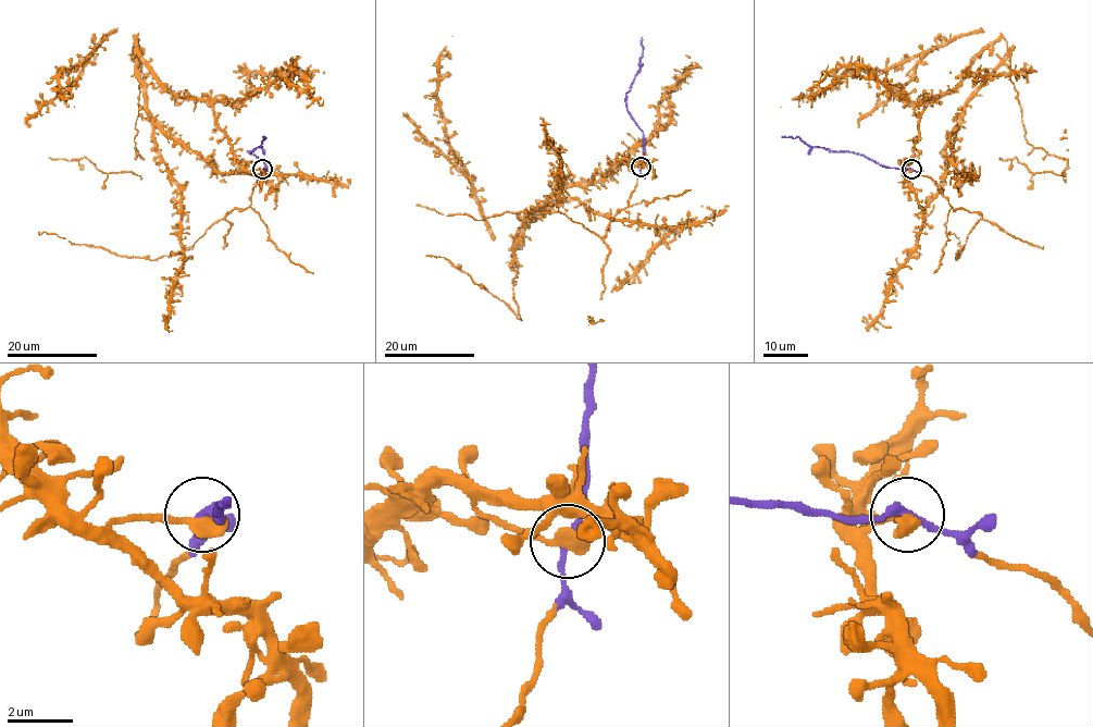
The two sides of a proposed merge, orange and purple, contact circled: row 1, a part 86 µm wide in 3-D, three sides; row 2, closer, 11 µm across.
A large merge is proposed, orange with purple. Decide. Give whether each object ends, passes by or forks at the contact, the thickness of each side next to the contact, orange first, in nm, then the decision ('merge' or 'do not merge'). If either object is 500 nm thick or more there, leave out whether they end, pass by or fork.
550/200 nm | merge

